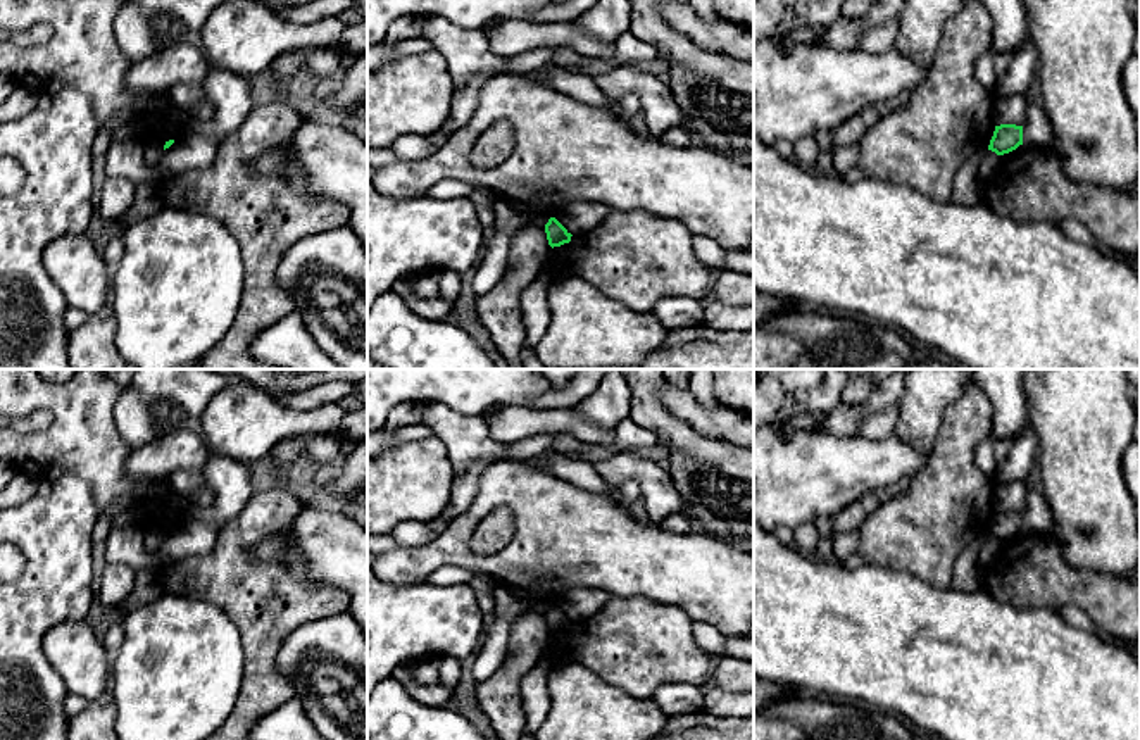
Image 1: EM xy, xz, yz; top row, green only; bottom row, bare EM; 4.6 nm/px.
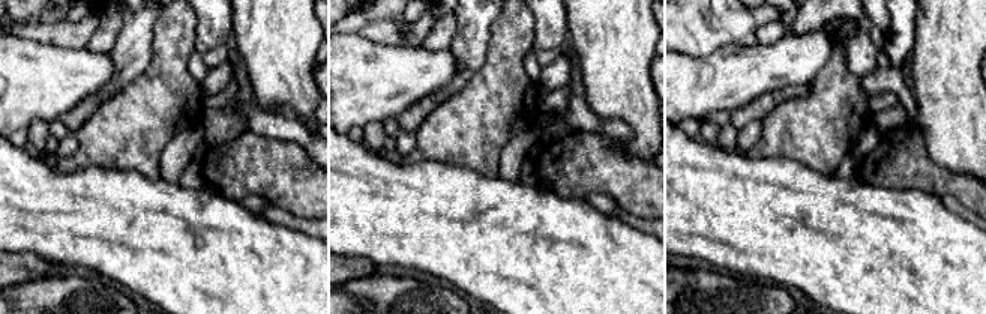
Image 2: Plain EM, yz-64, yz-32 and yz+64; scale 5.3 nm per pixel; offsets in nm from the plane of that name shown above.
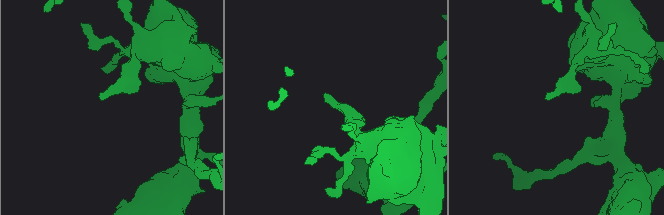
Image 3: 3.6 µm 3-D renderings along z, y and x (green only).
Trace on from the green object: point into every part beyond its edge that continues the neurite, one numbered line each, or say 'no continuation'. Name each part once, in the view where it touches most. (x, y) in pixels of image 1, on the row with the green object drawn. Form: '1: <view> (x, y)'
no continuation

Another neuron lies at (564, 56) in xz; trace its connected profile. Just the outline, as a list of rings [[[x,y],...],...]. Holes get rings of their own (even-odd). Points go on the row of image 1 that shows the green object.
[[[559,47],[554,48],[554,57],[552,57],[552,64],[555,66],[576,66],[583,60],[585,57],[579,55],[576,50],[573,50],[571,47]]]

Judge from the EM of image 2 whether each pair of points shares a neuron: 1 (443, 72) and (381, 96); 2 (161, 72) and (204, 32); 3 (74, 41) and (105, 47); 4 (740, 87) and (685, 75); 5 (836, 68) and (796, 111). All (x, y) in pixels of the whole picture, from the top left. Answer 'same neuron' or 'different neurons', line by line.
1: same neuron
2: different neurons
3: different neurons
4: same neuron
5: same neuron

